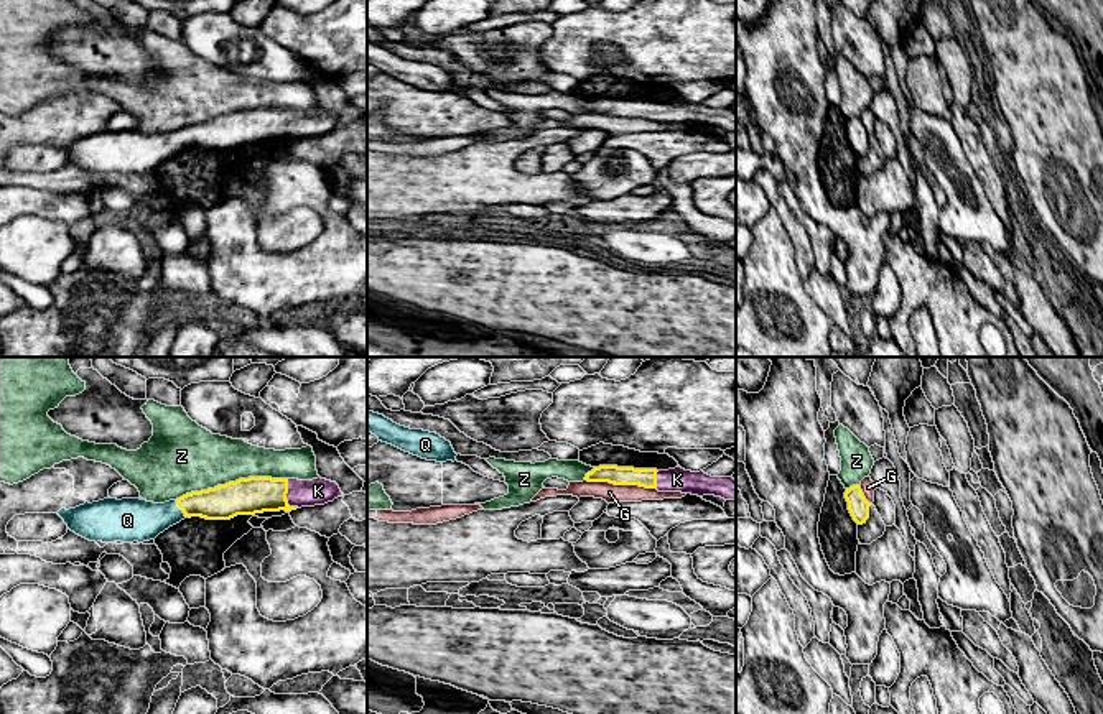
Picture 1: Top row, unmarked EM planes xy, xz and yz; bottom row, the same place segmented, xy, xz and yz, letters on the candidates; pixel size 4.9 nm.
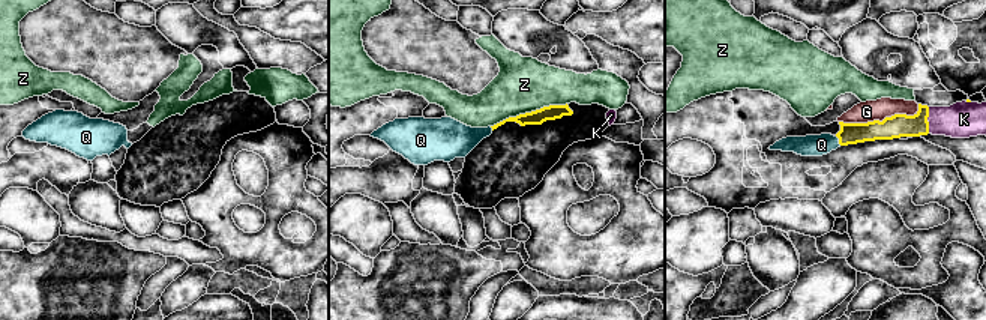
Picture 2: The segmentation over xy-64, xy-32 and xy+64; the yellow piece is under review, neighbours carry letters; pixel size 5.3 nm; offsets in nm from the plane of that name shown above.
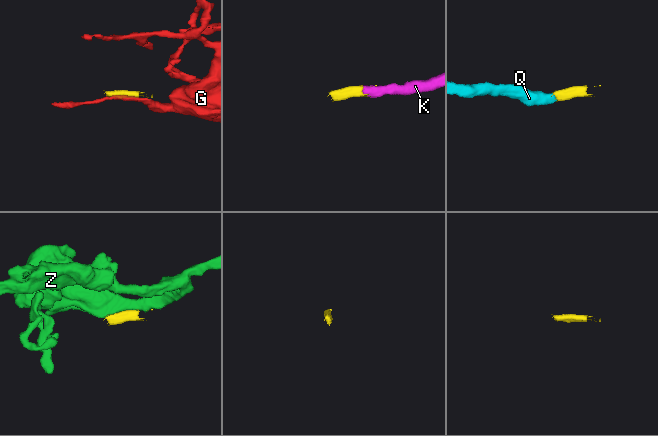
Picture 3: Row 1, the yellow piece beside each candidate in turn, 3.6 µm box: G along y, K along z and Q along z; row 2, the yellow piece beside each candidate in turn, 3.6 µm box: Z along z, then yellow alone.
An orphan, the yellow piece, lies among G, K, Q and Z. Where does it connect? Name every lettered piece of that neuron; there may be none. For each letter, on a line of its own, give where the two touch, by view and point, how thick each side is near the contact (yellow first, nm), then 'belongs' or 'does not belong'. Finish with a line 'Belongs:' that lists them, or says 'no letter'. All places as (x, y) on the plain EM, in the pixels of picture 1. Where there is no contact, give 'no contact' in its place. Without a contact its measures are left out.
G: xz (621, 115) | 100/90 nm | does not belong
K: xy (285, 129) | 180/130 nm | belongs
Q: xy (180, 139) | 170/220 nm | belongs
Z: xy (231, 114) | 180/340 nm | does not belong
Belongs: K, Q

